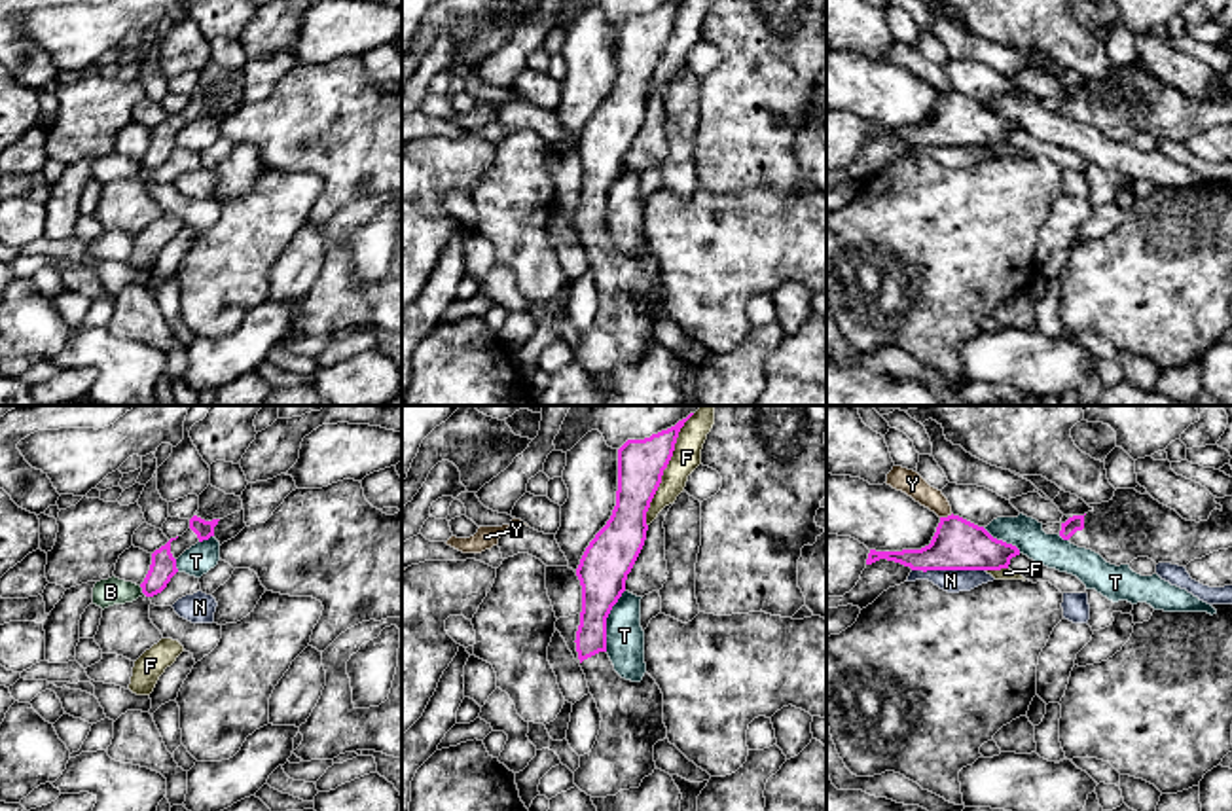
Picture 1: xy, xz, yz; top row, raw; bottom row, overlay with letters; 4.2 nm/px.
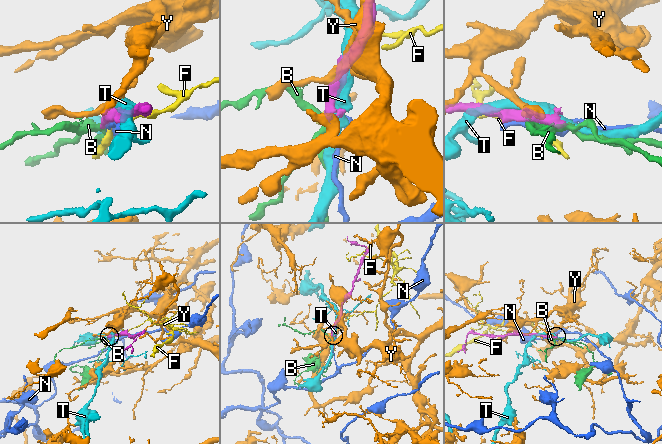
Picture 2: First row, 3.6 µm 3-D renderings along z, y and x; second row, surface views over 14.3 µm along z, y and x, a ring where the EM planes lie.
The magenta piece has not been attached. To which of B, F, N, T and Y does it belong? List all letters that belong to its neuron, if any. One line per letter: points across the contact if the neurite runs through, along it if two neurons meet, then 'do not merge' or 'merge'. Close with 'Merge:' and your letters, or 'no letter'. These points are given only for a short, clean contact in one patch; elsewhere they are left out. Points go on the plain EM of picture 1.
B: border along xy (139, 162), (144, 169); do not merge
F: do not merge
N: do not merge
T: do not merge
Y: border along yz (952, 90), (941, 93); do not merge
Merge: no letter

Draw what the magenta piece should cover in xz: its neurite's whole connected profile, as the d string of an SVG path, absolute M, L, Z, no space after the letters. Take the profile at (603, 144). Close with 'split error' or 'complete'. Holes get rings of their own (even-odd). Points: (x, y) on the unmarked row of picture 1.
M682 2L627 15L618 25L616 81L576 144L582 188L574 218L603 294L593 324L580 332L574 347L574 360L591 373L639 364L656 345L654 320L667 315L663 269L648 248L641 258L631 258L614 246L607 229L607 193L625 167L627 150L644 121L646 87Z; split error

